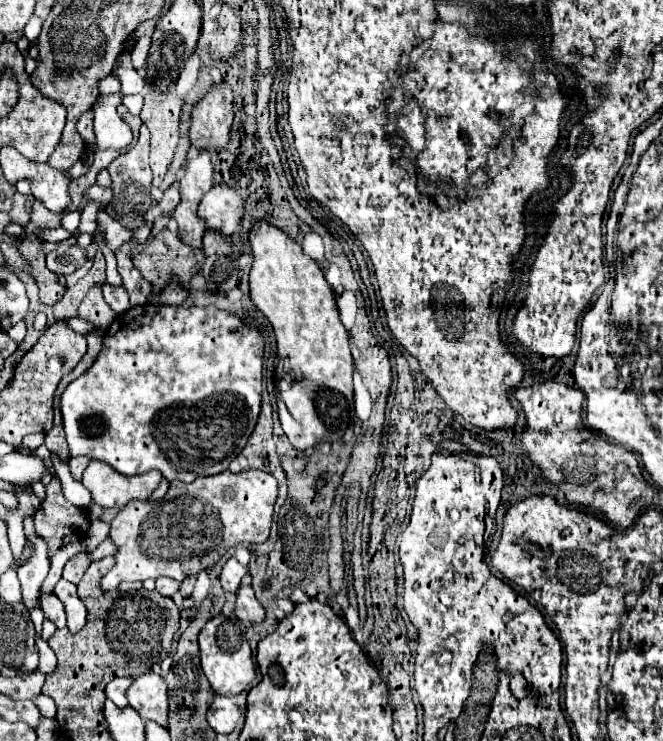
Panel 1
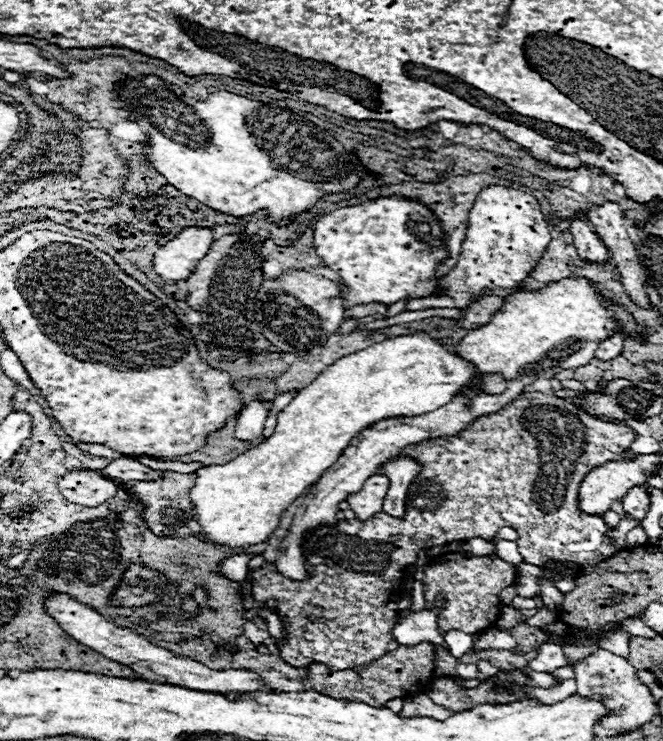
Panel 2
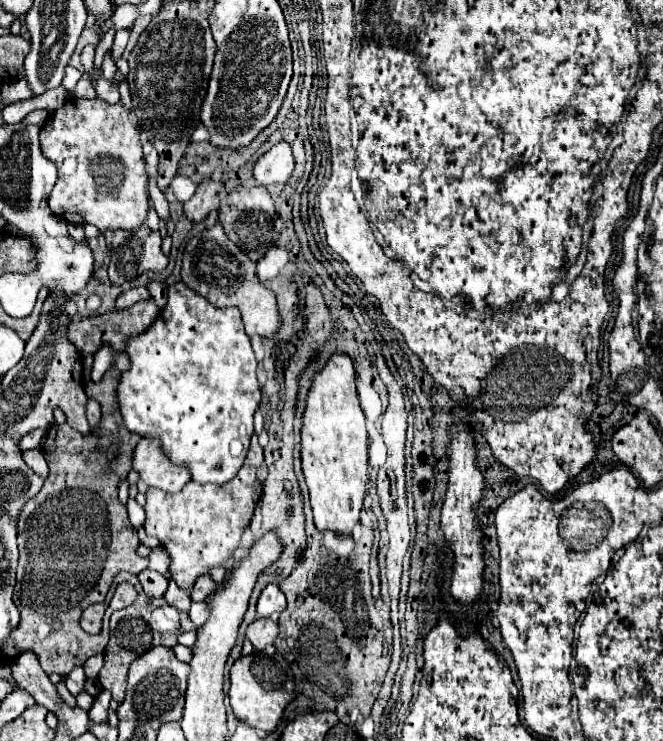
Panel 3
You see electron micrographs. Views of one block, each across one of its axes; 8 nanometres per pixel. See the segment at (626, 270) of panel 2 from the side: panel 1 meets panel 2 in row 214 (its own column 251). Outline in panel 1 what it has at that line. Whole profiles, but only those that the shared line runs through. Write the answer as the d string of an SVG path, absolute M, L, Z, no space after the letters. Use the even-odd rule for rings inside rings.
M242 584L238 594L236 594L236 618L242 620L242 622L252 622L252 624L258 624L266 618L266 610L264 606L256 600L254 596L254 590L252 586L248 584Z

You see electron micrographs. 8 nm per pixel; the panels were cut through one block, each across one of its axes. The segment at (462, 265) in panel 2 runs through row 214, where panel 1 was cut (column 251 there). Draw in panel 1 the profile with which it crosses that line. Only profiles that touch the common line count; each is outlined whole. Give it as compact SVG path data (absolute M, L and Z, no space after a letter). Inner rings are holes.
M244 470L244 472L222 472L218 476L196 478L196 482L170 482L170 488L160 502L140 502L132 500L128 506L120 510L120 514L112 522L110 538L118 546L116 566L102 578L104 590L116 590L124 580L146 580L168 576L182 582L190 574L198 574L206 568L212 568L232 546L238 542L246 544L262 544L268 540L274 502L278 498L278 482L272 474L264 470Z

